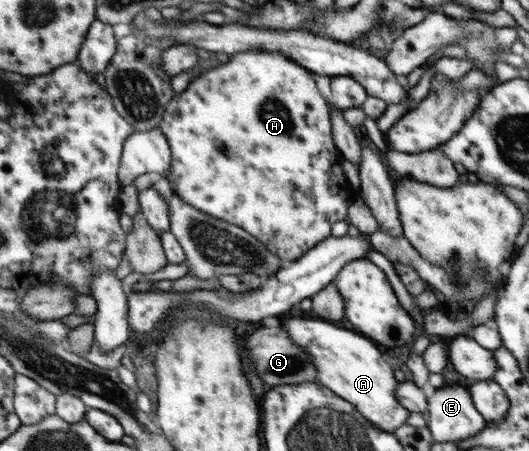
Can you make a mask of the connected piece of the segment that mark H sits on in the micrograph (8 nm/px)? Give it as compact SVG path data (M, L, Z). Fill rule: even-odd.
M251 49L235 53L231 56L231 60L206 70L194 81L191 81L184 92L174 95L172 101L164 108L162 122L157 126L157 129L162 131L168 139L168 145L172 150L172 166L170 166L170 174L165 178L172 184L176 195L179 195L180 199L186 203L192 204L192 207L198 211L241 227L266 247L272 247L272 251L280 259L297 260L313 246L330 237L332 224L347 219L347 211L355 195L344 175L343 153L333 141L329 104L326 97L317 88L317 83L314 82L312 75L310 70L288 59L279 51Z

